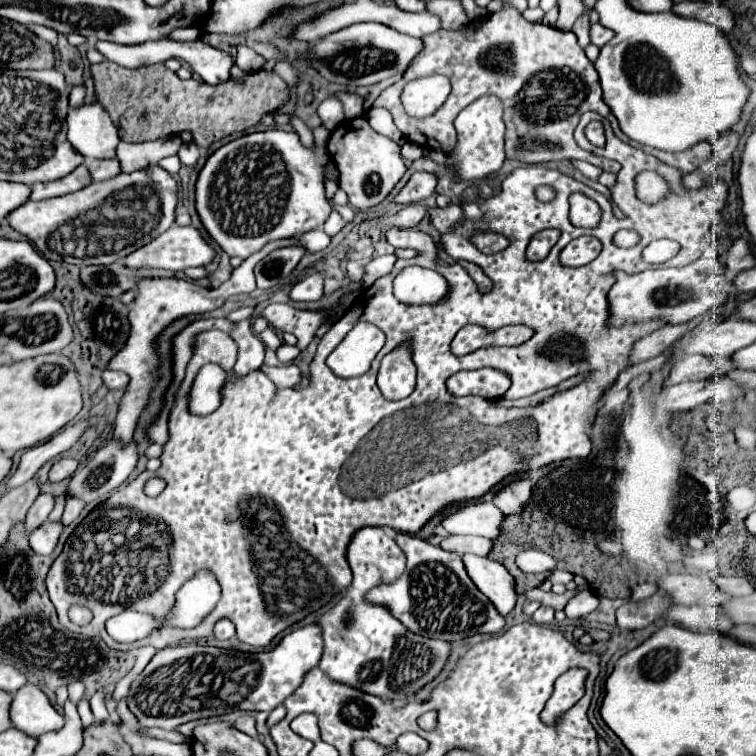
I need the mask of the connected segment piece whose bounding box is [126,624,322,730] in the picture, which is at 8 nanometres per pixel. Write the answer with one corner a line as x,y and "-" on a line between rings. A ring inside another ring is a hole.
308,624
288,632
276,648
270,652
238,652
238,650
222,650
212,646
174,646
164,648
154,654
148,666
134,678
128,694
128,708
136,716
140,726
158,726
164,730
176,730
178,726
200,720
214,718
222,714
230,714
234,710
244,712
272,712
278,708
302,682
302,676
318,664
322,656
322,632
316,624

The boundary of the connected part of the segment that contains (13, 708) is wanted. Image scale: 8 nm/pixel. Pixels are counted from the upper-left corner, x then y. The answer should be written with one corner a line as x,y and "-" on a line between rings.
26,684
14,694
10,704
10,720
12,726
34,738
50,730
58,730
64,724
64,716
54,710
46,694
34,684

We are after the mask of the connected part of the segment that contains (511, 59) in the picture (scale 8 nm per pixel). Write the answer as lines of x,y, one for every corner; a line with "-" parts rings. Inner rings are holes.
514,8
488,14
486,18
474,20
460,30
440,30
426,36
424,50
410,64
404,78
386,88
376,98
372,108
386,108
392,114
396,128
408,142
414,142
426,150
442,150
452,154
458,142
452,124
454,118
462,108
466,108
466,104
484,94
494,94
504,104
506,158
528,164
550,160
586,160
594,166
600,166
604,172
618,172
616,162
578,148
574,140
574,126
584,112
592,110
610,122
614,120
610,108
602,102
598,72
586,58
584,50
578,46
574,32
532,24
524,20
522,14
-
424,74
448,76
452,82
452,92
446,104
438,108
434,116
414,120
402,112
398,92
402,92
406,82

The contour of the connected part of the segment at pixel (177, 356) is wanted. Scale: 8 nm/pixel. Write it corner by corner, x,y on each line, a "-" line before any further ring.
198,320
194,324
190,324
188,328
184,328
176,338
174,338
174,382
184,378
186,372
186,364
190,362
190,354
194,350
194,336
198,336
198,332
204,330
212,330
216,326
216,320

